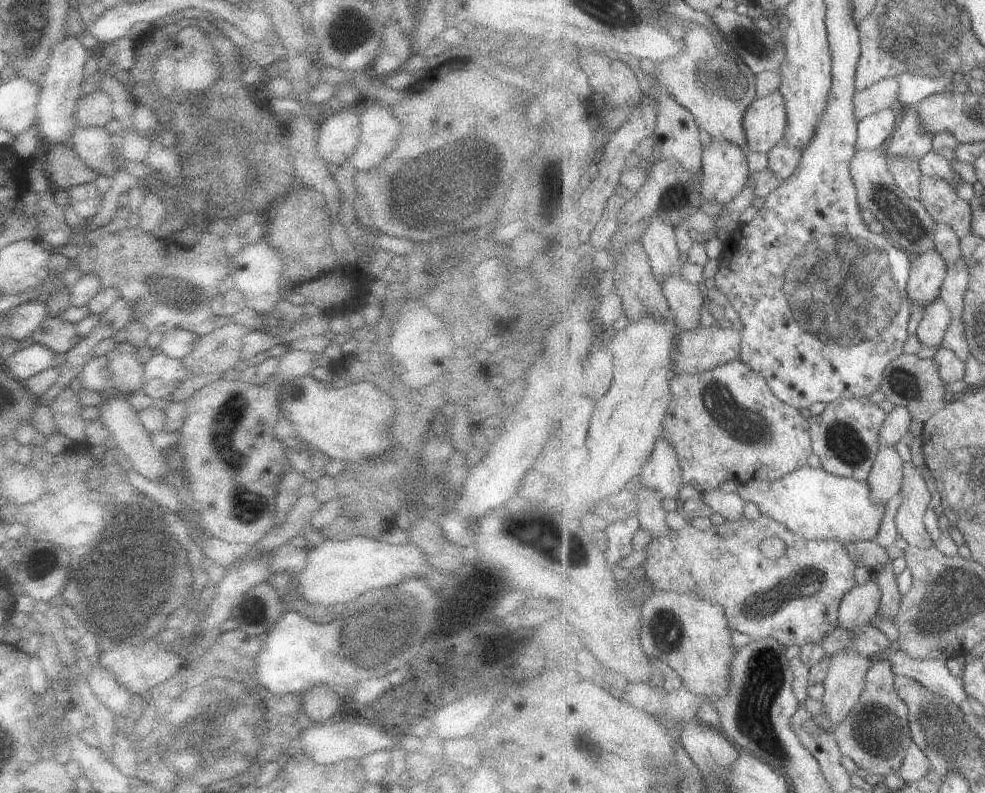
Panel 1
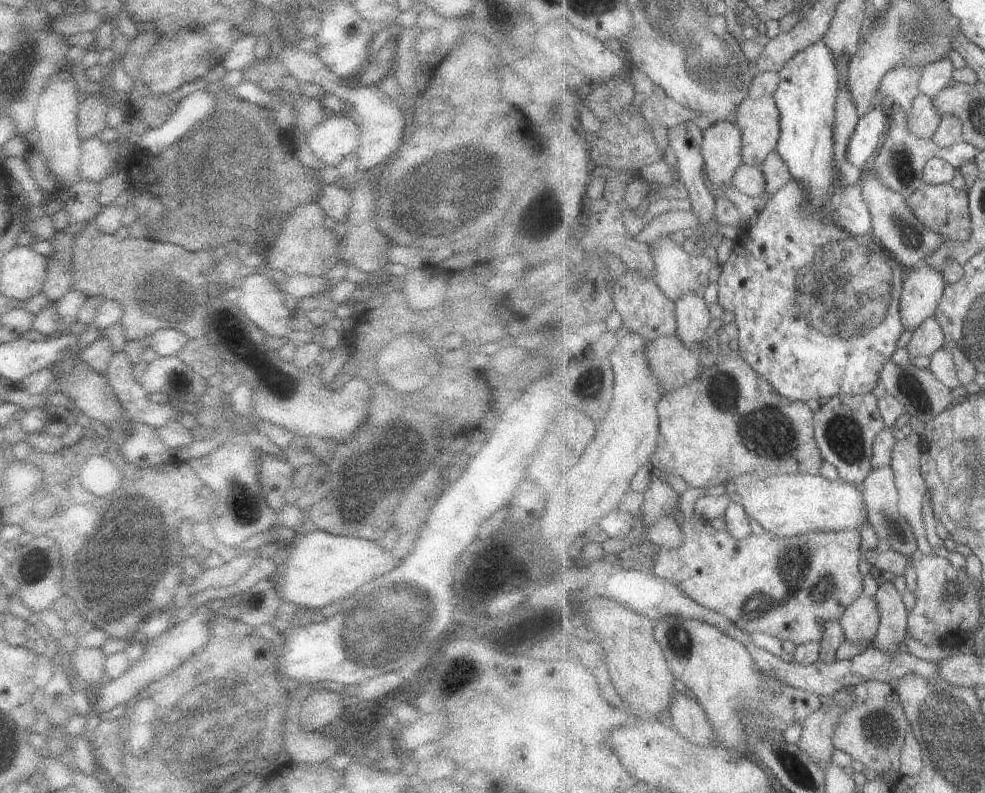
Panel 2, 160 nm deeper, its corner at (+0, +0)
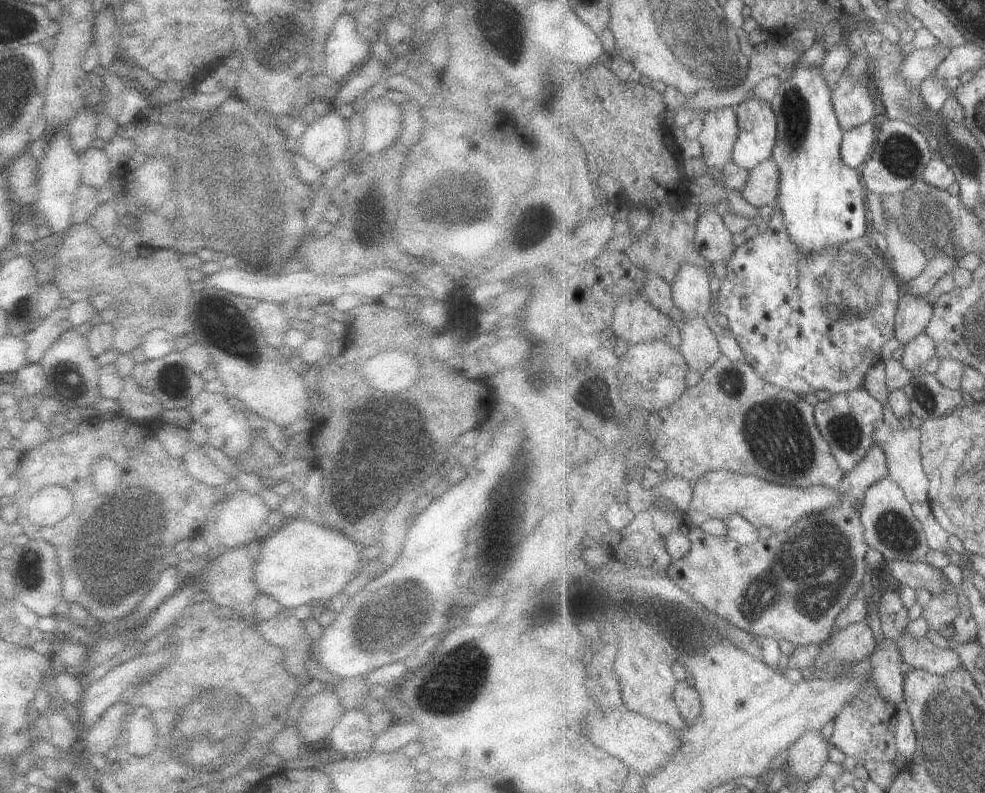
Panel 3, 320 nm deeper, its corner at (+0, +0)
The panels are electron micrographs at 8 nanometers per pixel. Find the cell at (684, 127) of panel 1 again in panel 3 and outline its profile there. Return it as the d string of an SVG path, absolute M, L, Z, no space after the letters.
M714 209L697 218L694 244L713 264L723 263L727 266L736 251L731 230Z

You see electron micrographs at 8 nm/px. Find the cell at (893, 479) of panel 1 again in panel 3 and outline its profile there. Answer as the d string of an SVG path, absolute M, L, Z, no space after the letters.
M891 476L882 478L865 493L861 502L860 517L870 548L881 552L884 560L923 561L931 550L922 522L914 515L904 490Z

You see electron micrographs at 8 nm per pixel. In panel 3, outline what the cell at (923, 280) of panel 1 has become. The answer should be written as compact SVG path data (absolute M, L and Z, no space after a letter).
M906 292L896 312L896 339L903 345L915 340L926 330L933 315L934 305L929 304L925 297Z

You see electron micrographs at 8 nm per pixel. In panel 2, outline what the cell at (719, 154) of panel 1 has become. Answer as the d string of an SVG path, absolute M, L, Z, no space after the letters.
M733 119L714 121L704 130L704 170L719 196L732 186L733 175L744 163L741 149L742 132Z

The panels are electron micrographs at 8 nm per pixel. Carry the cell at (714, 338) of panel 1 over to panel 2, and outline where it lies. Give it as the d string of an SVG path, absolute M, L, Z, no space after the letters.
M676 334L649 341L645 354L653 374L660 382L660 388L666 393L693 382L703 371L699 367L700 350L689 349Z

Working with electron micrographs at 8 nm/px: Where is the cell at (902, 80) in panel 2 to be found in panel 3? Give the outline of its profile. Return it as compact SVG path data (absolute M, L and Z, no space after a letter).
M939 41L935 46L926 49L916 49L905 53L901 65L902 75L910 87L919 87L922 82L934 74L937 67L949 56L952 46Z

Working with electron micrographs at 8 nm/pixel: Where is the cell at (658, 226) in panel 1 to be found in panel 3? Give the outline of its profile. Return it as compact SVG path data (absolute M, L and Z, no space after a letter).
M682 263L676 279L668 285L669 297L685 314L709 316L714 292L709 286L710 274L699 265Z

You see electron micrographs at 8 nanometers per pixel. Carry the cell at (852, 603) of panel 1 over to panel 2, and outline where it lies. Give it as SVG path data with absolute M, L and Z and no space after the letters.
M864 593L845 610L839 618L839 624L845 632L846 640L871 646L880 626L880 611L876 598Z

